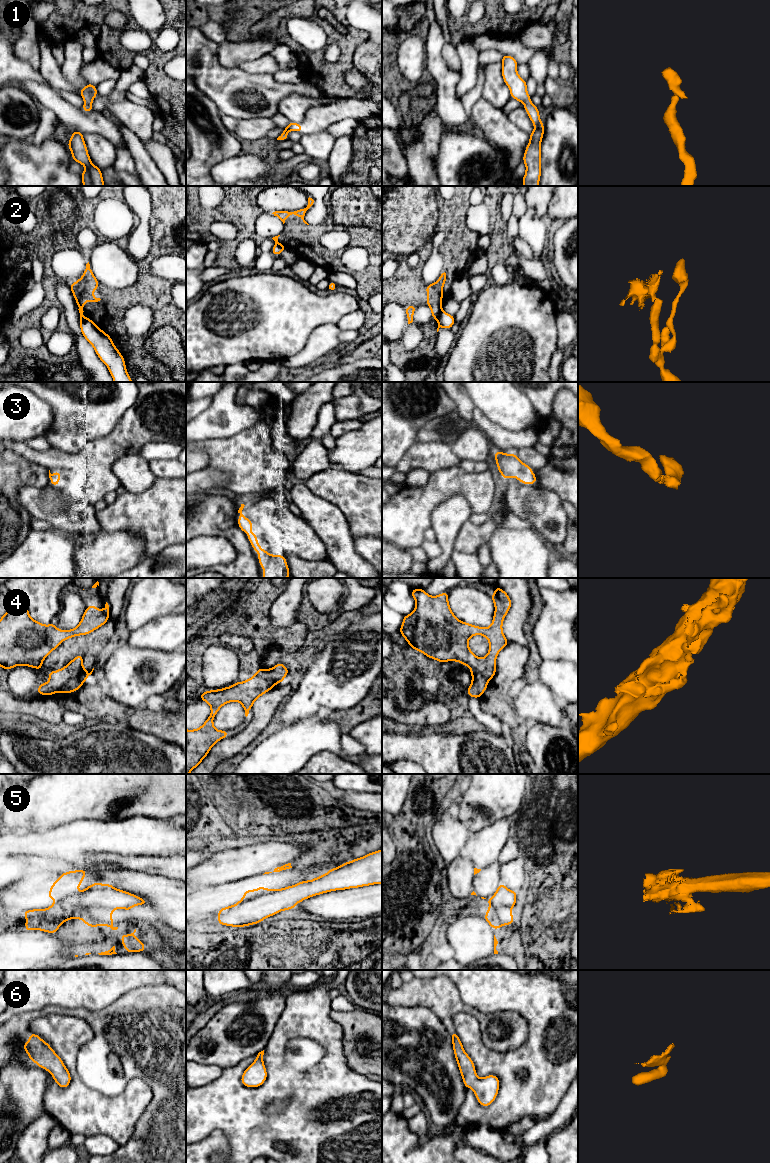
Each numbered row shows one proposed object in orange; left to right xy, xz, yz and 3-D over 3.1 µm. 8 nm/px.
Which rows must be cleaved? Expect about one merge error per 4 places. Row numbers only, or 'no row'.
2, 4

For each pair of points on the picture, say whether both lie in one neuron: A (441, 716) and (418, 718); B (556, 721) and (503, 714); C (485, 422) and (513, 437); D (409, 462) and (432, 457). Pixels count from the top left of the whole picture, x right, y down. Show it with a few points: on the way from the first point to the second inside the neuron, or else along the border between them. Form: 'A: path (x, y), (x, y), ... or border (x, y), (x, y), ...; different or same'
A: path (435, 715), (426, 715), (424, 717); same
B: border (512, 706), (517, 715); different
C: path (492, 429), (500, 437), (506, 437); same
D: path (415, 457), (426, 457); same

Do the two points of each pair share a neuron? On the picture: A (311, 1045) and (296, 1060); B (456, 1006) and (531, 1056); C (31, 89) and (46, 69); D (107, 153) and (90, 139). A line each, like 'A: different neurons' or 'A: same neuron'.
A: same neuron
B: different neurons
C: different neurons
D: same neuron

